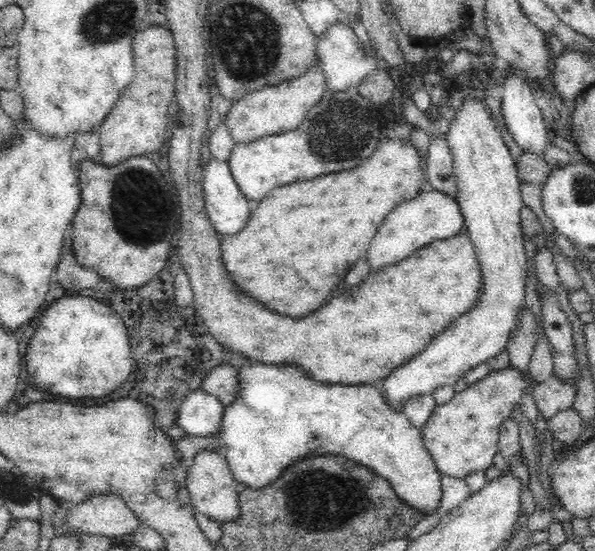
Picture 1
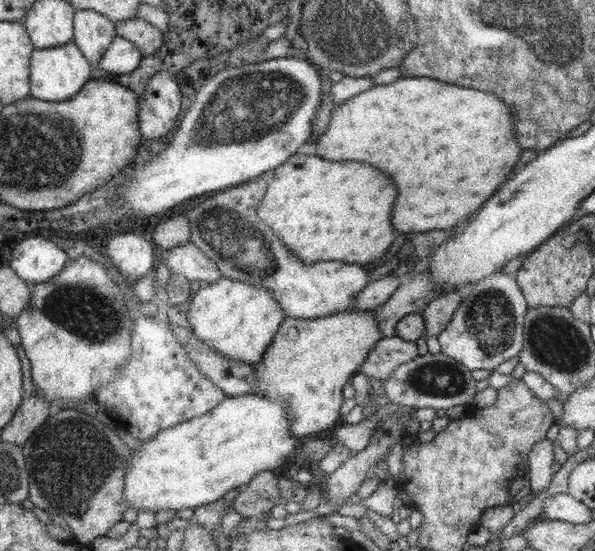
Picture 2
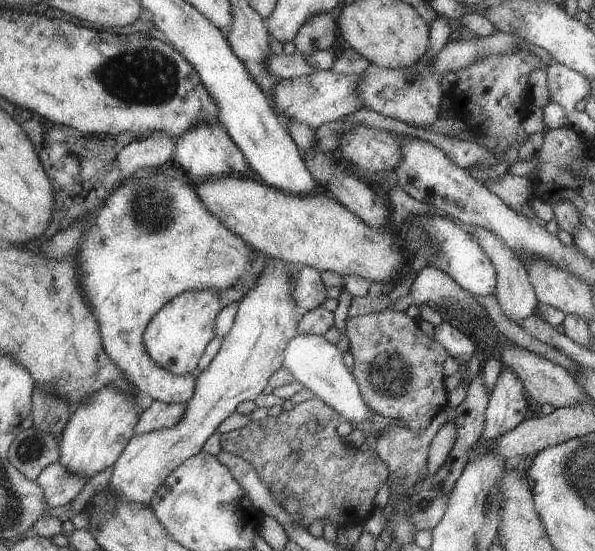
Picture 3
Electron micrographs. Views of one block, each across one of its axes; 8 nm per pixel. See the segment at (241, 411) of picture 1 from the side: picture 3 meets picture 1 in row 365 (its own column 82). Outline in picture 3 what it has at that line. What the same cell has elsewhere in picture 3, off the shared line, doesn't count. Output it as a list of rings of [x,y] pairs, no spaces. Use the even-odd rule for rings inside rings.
[[[153,174],[153,176],[147,176],[146,179],[131,179],[129,182],[127,182],[127,180],[129,180],[129,178],[123,180],[123,184],[119,184],[113,192],[109,192],[109,194],[105,196],[101,209],[97,212],[97,216],[95,216],[95,219],[89,226],[85,227],[85,229],[87,229],[87,234],[85,234],[85,240],[83,240],[83,244],[79,246],[76,255],[80,269],[82,294],[84,295],[86,302],[90,305],[93,317],[97,320],[101,336],[101,345],[106,356],[121,370],[121,373],[133,386],[136,392],[145,400],[155,400],[163,403],[187,403],[191,399],[191,396],[193,396],[194,377],[189,374],[185,374],[184,376],[173,375],[167,370],[161,369],[151,361],[151,358],[147,356],[143,349],[142,335],[149,320],[157,311],[169,302],[169,300],[176,298],[179,294],[186,291],[221,292],[225,291],[227,288],[232,288],[233,286],[241,286],[248,292],[262,274],[262,271],[268,264],[269,257],[249,247],[243,239],[237,237],[233,232],[230,232],[213,214],[210,214],[201,203],[201,200],[197,197],[197,194],[194,194],[193,185],[167,178],[167,176],[164,176],[163,174]]]

